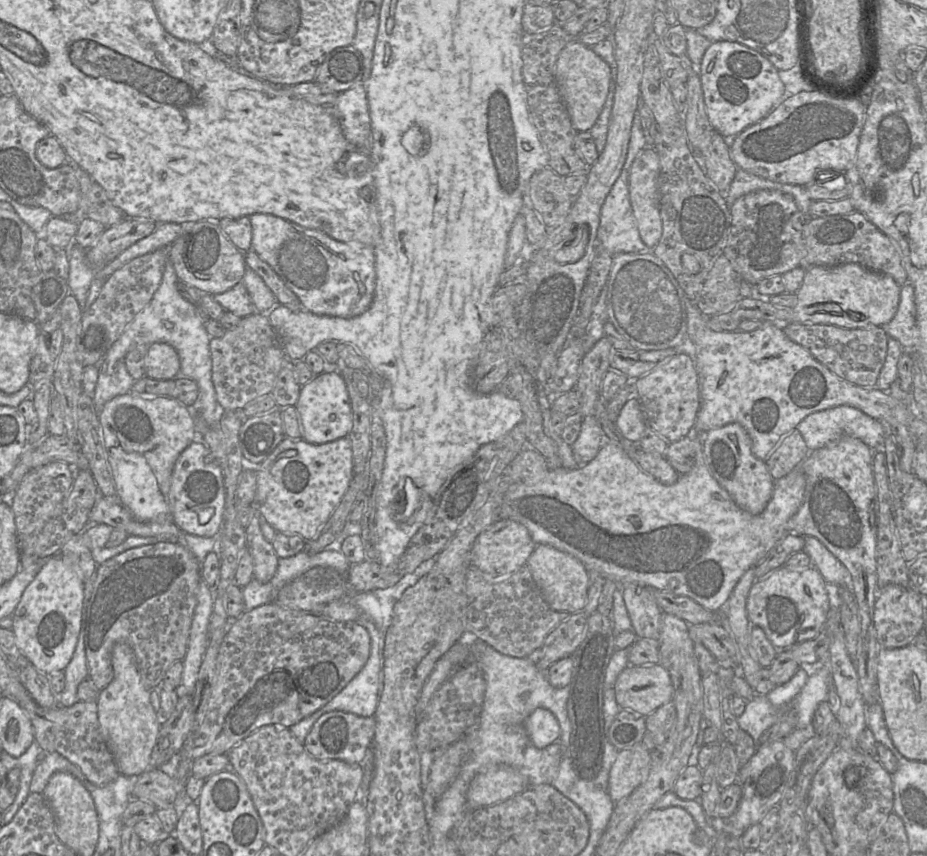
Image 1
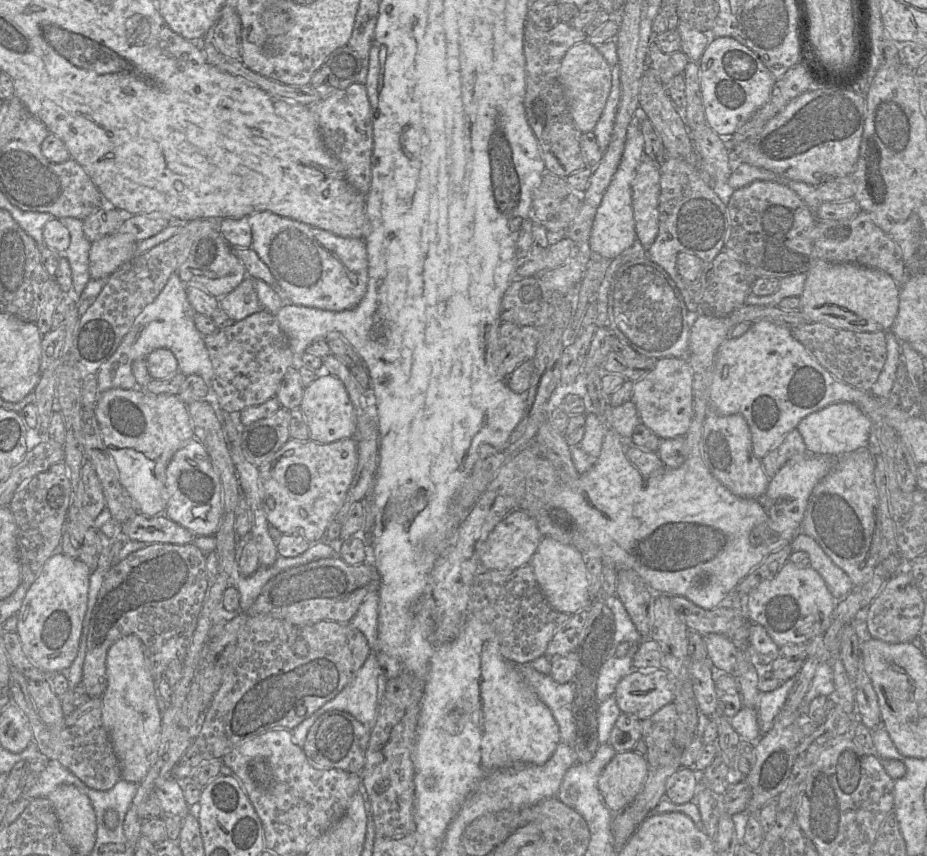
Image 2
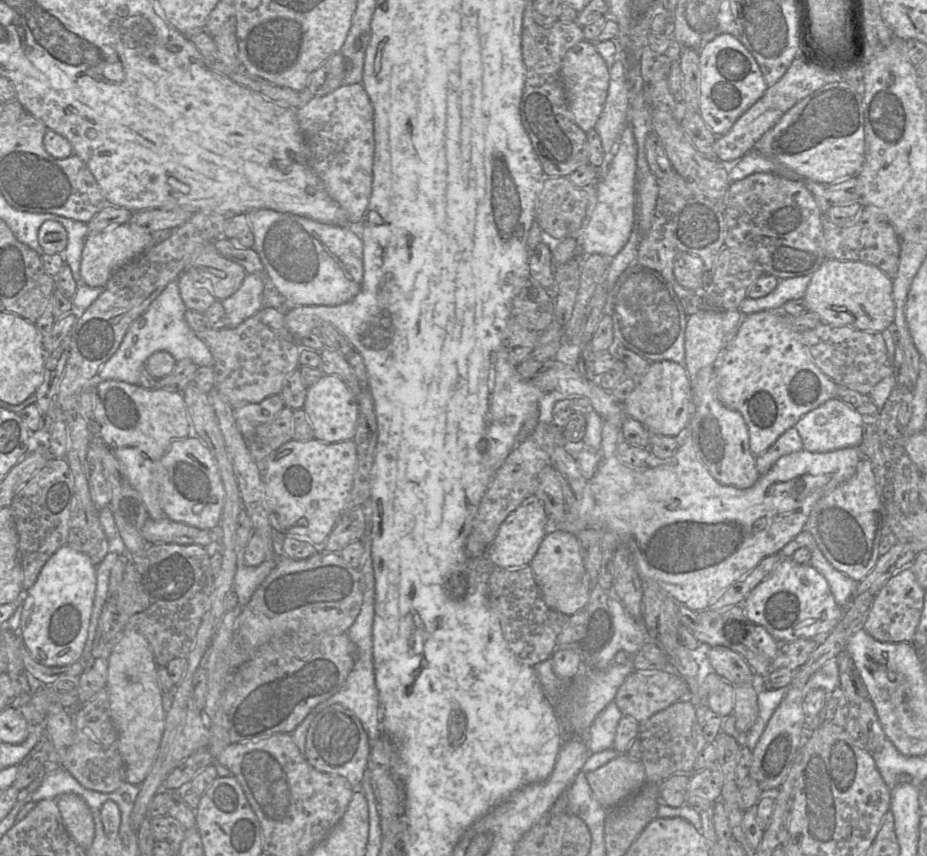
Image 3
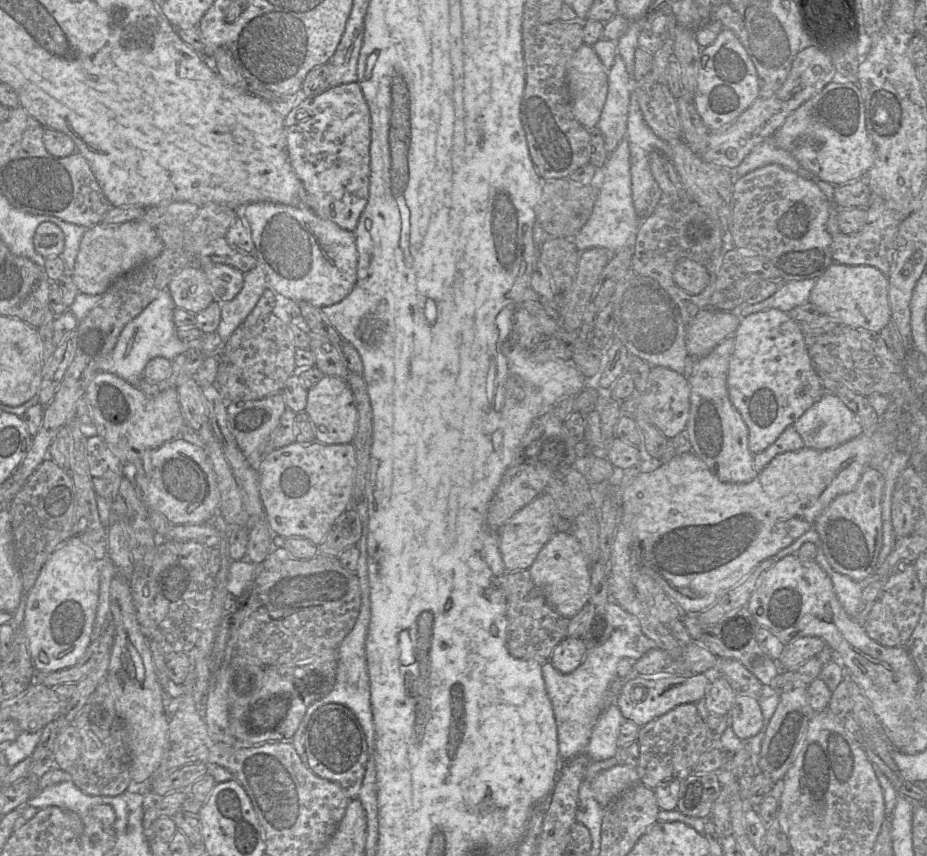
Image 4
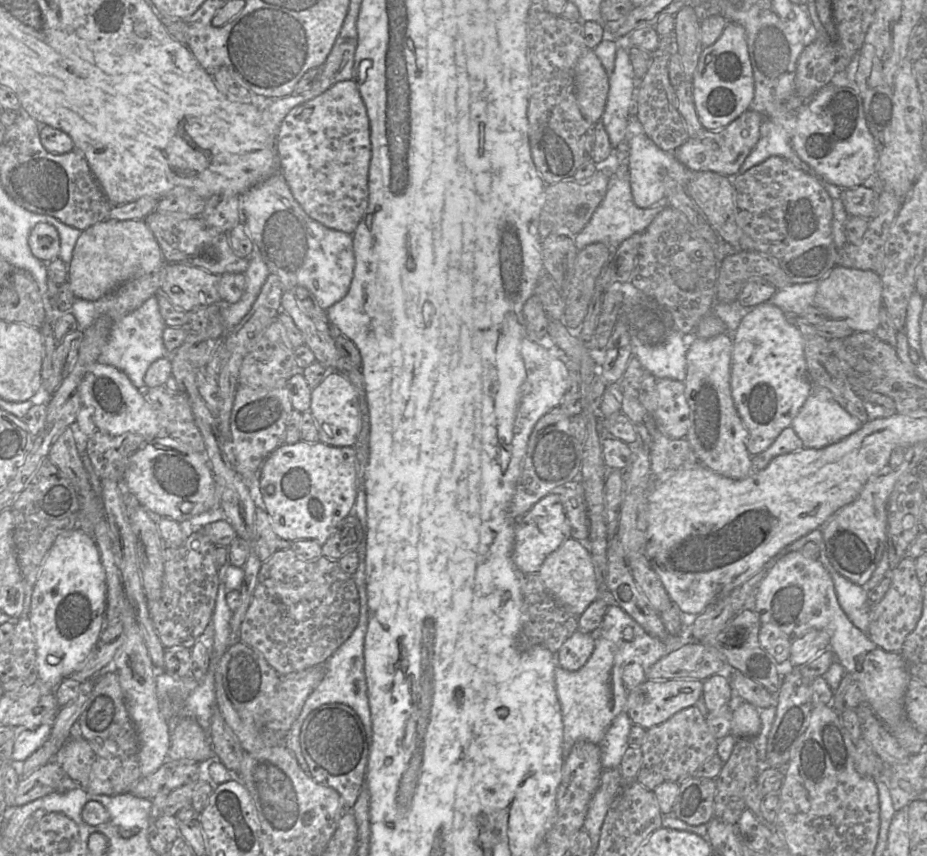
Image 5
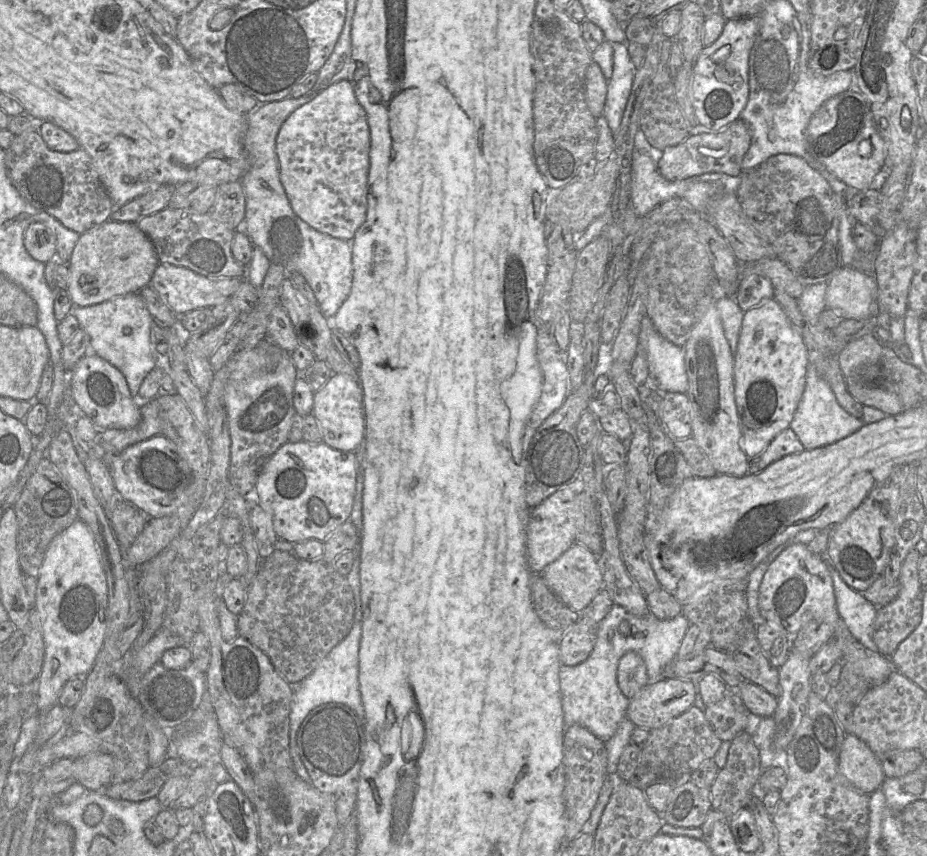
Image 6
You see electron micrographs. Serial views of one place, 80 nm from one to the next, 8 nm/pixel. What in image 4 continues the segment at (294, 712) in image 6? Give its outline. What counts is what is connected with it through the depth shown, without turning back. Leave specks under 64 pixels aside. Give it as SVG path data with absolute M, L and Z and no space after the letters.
M369 520L368 525L362 526L362 535L357 543L357 547L360 551L360 556L358 560L357 576L359 579L360 589L361 589L361 608L358 619L349 632L349 634L344 638L342 643L337 648L338 651L338 666L336 673L336 682L329 694L313 702L306 710L304 717L300 721L298 728L293 734L290 742L294 747L297 755L299 756L301 762L308 766L307 757L305 755L303 747L303 733L305 727L307 726L312 715L323 705L329 703L341 704L348 707L358 718L358 721L365 733L367 740L367 754L375 760L375 729L373 722L373 713L371 707L370 699L370 683L367 670L367 660L366 660L366 638L368 634L369 623L371 619L371 603L370 603L370 585L369 585L369 572L368 572L368 545L369 545Z

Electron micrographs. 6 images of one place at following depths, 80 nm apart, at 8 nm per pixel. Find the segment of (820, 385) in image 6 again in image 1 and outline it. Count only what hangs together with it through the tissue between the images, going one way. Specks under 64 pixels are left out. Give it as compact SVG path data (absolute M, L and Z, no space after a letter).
M841 405L808 414L796 426L810 451L827 446L844 435L860 439L871 449L882 449L888 430L880 421L871 418L859 409Z

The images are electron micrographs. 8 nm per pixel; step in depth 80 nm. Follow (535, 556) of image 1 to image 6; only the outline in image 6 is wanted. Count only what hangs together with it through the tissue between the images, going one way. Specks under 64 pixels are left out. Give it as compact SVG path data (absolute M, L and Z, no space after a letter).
M575 543L541 573L544 581L557 597L576 612L582 612L595 595L603 589L603 575L595 554L585 546Z

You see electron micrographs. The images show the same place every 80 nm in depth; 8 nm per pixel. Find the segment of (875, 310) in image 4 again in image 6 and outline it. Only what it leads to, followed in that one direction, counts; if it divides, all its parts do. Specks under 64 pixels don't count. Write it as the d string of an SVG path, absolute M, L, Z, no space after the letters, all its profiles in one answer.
M843 266L828 281L826 306L845 319L867 320L871 318L870 304L877 291L878 286L871 273Z

